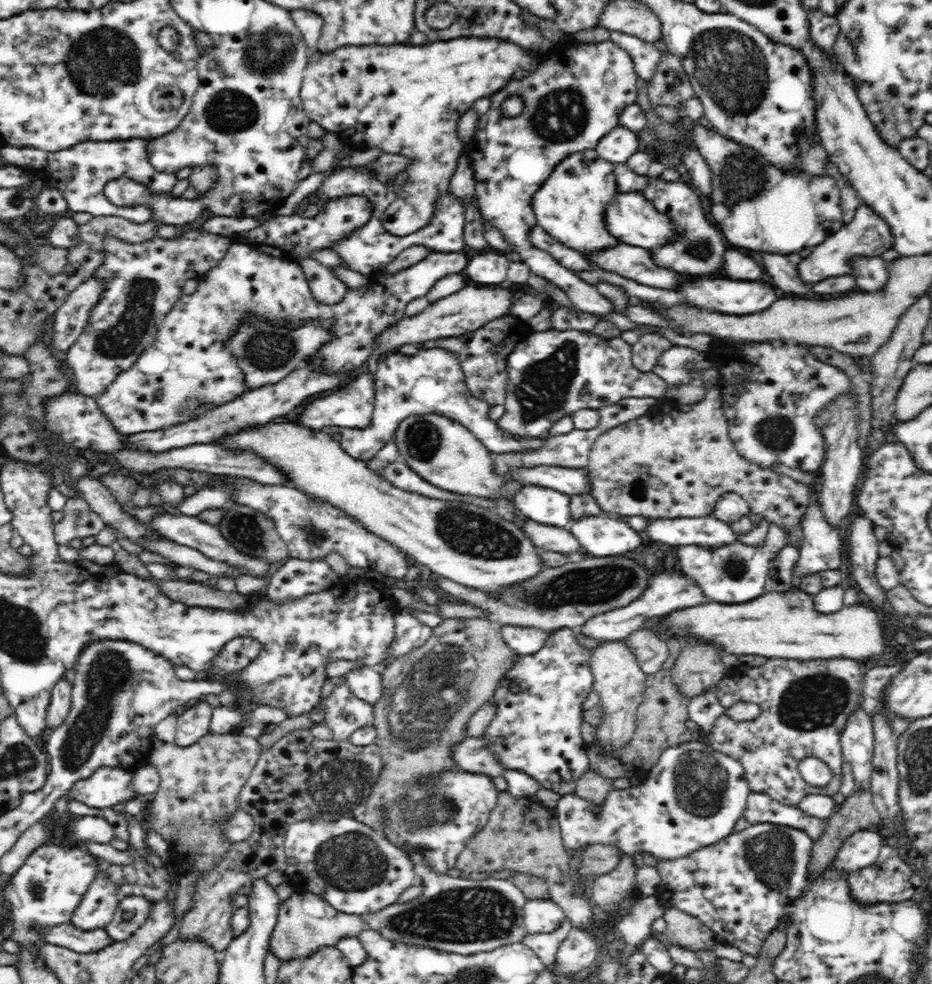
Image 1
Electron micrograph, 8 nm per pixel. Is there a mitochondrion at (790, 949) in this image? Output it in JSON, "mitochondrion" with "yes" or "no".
{"mitochondrion":"no"}

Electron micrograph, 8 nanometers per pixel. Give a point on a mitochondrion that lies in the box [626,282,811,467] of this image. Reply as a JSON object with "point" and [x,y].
{"point":[775,433]}

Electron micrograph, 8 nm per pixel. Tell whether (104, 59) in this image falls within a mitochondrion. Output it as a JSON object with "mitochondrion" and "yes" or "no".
{"mitochondrion":"yes"}

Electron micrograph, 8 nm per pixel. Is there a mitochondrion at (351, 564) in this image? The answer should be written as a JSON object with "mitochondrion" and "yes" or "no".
{"mitochondrion":"no"}

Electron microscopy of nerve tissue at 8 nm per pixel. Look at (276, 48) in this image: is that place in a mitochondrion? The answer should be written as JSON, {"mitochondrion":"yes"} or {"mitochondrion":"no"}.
{"mitochondrion":"yes"}

